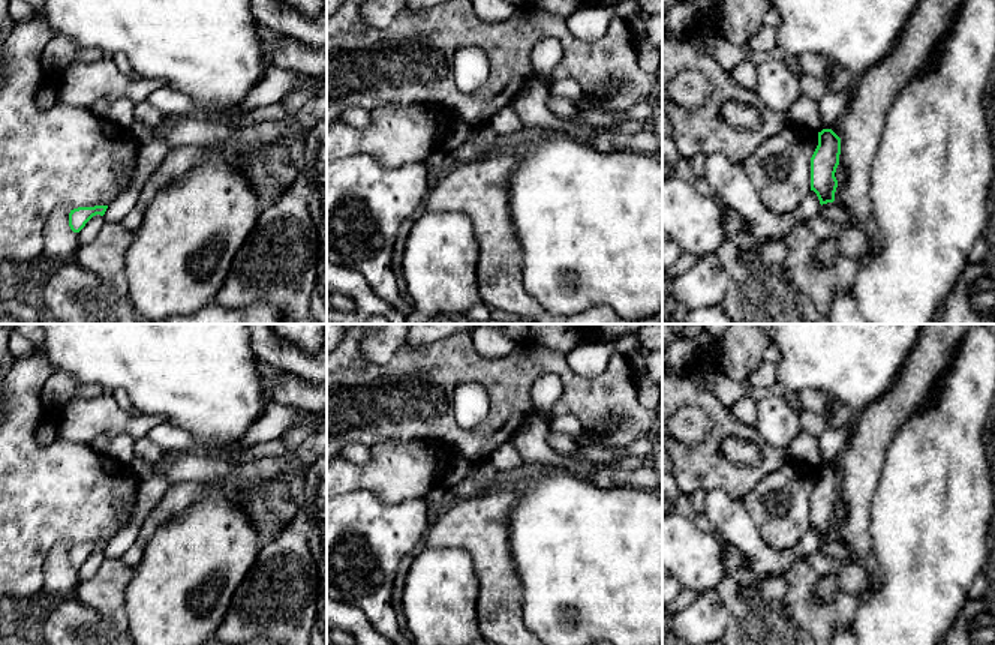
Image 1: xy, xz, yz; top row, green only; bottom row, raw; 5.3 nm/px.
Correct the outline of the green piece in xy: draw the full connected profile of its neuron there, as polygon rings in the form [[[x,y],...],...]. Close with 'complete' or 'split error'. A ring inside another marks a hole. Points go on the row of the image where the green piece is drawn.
[[[108,206],[78,207],[69,213],[69,226],[73,232],[79,232],[85,224],[96,214],[103,216]]] | complete

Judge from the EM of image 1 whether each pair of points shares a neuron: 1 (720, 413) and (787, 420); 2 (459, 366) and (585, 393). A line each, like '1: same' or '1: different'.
1: different
2: same

